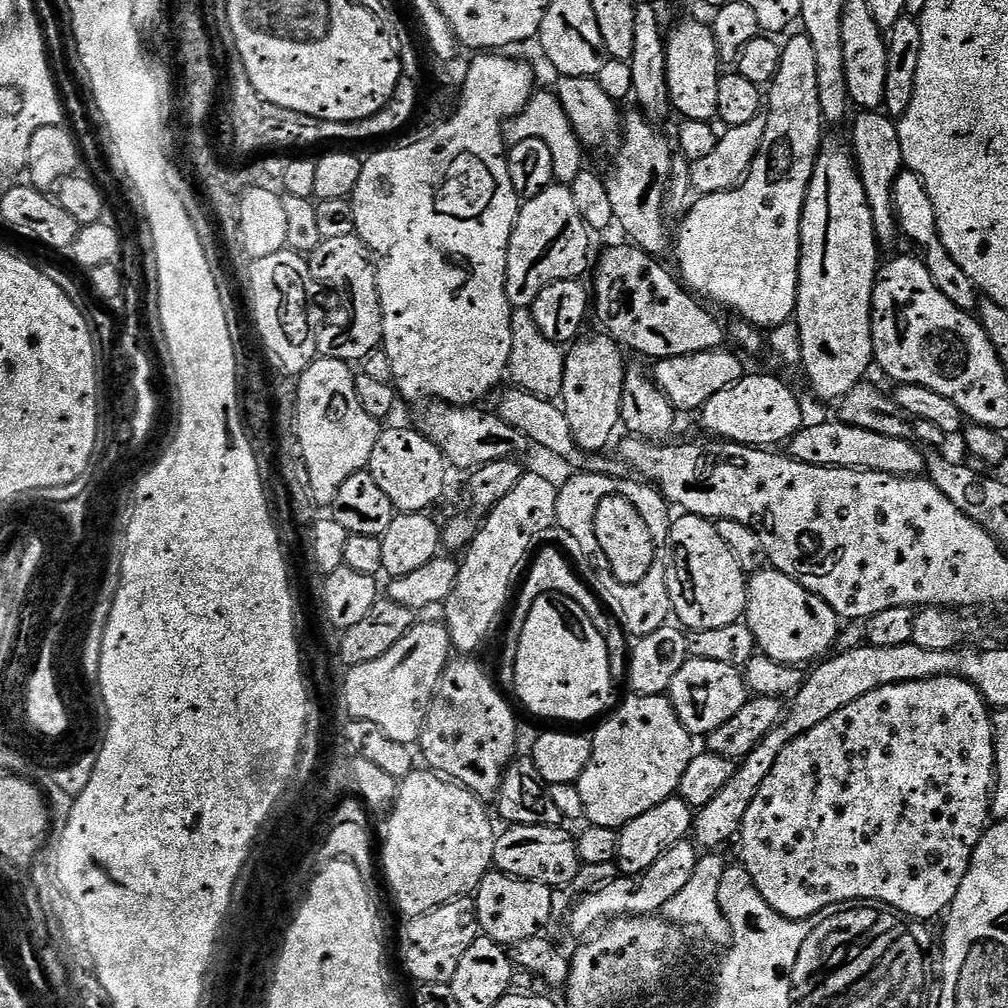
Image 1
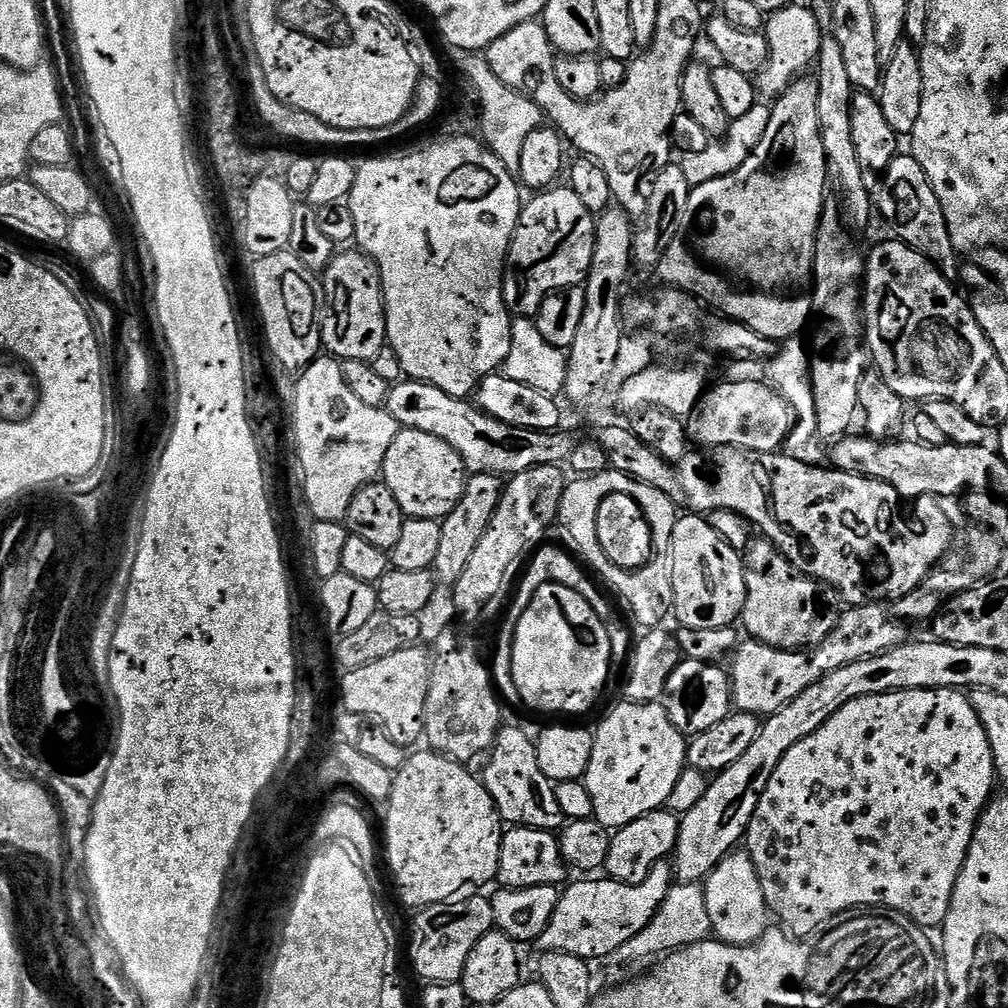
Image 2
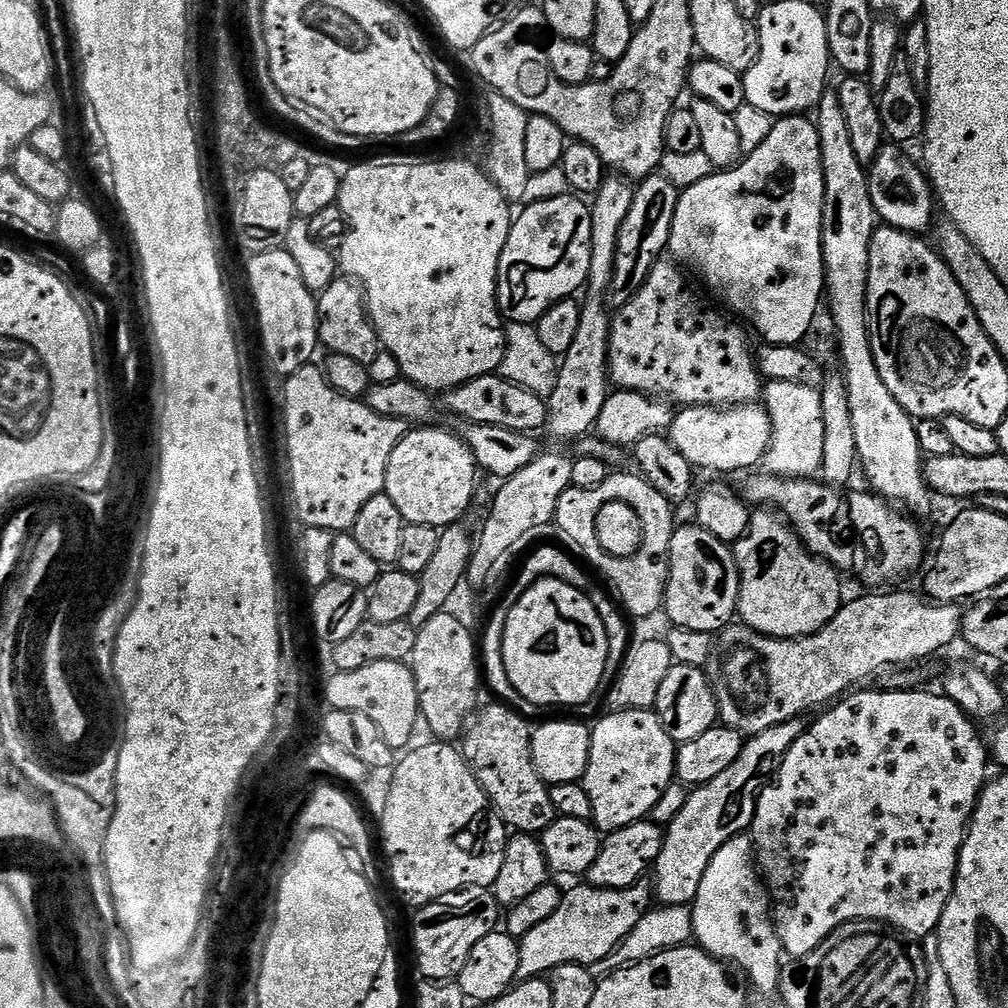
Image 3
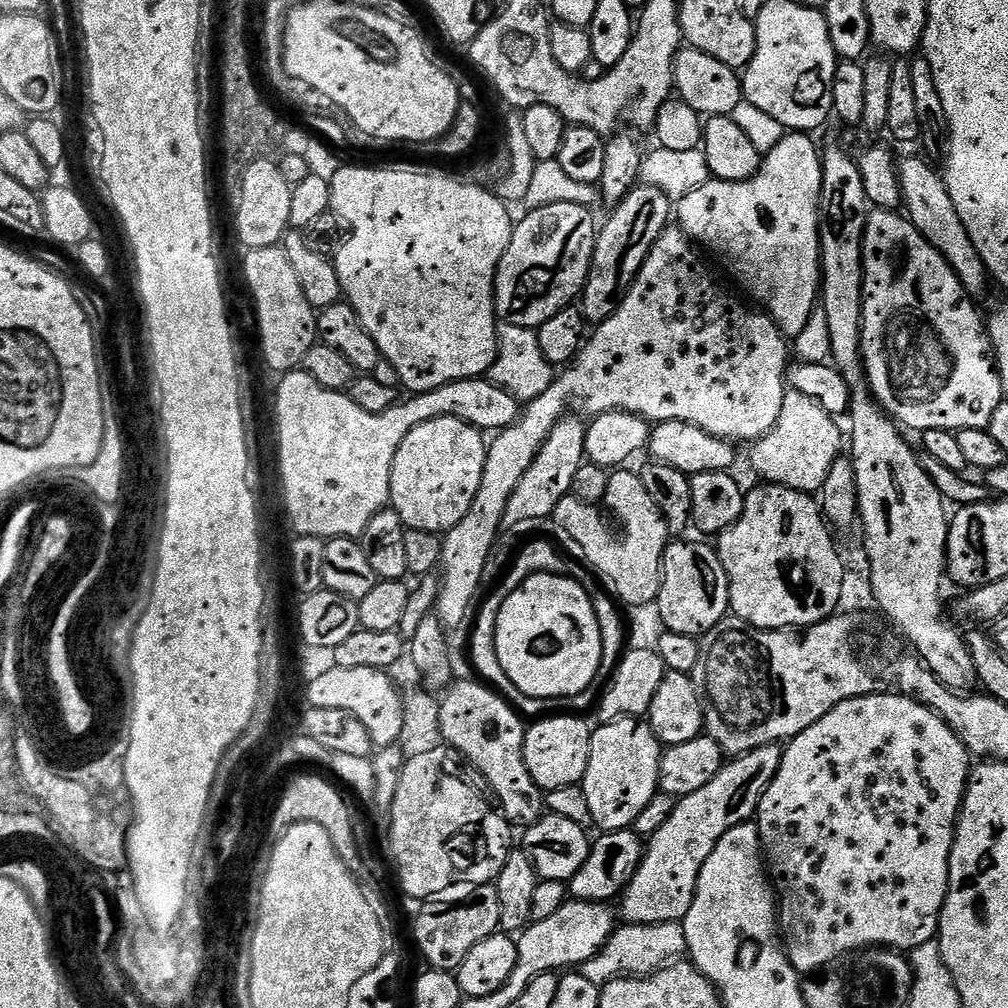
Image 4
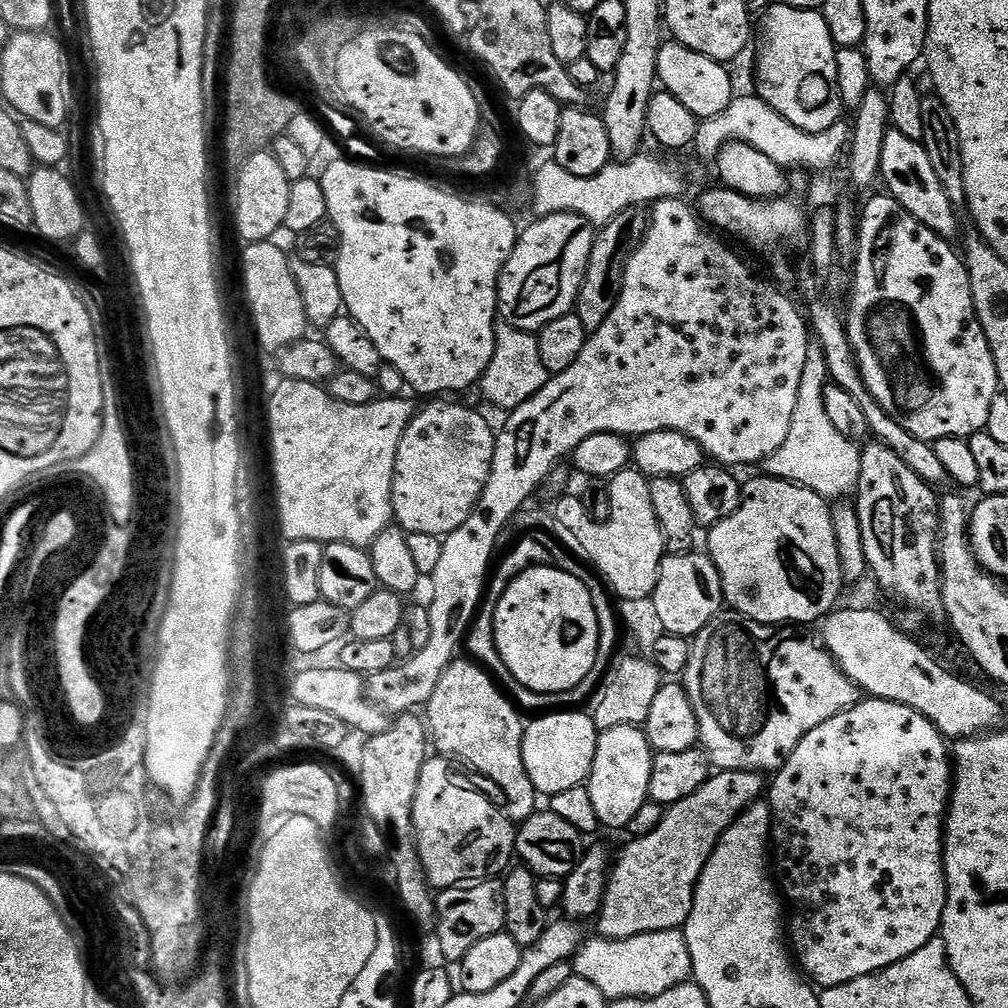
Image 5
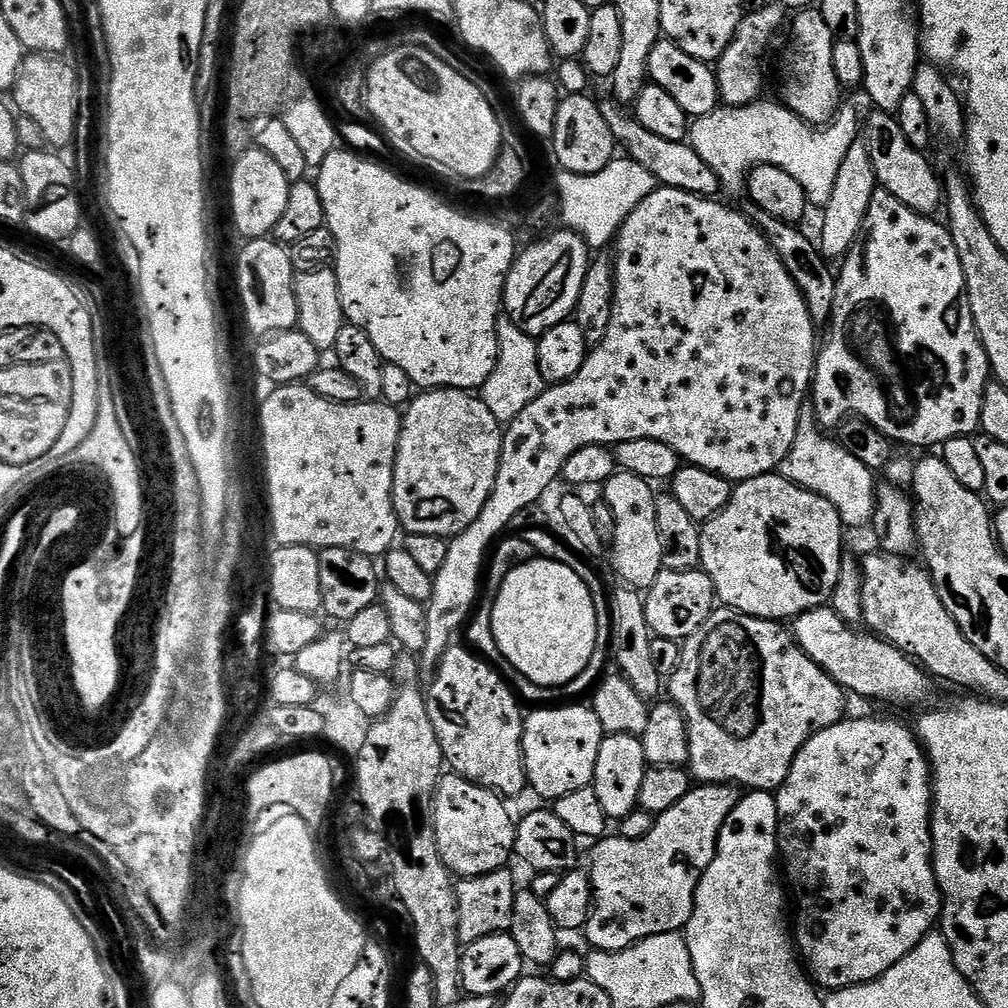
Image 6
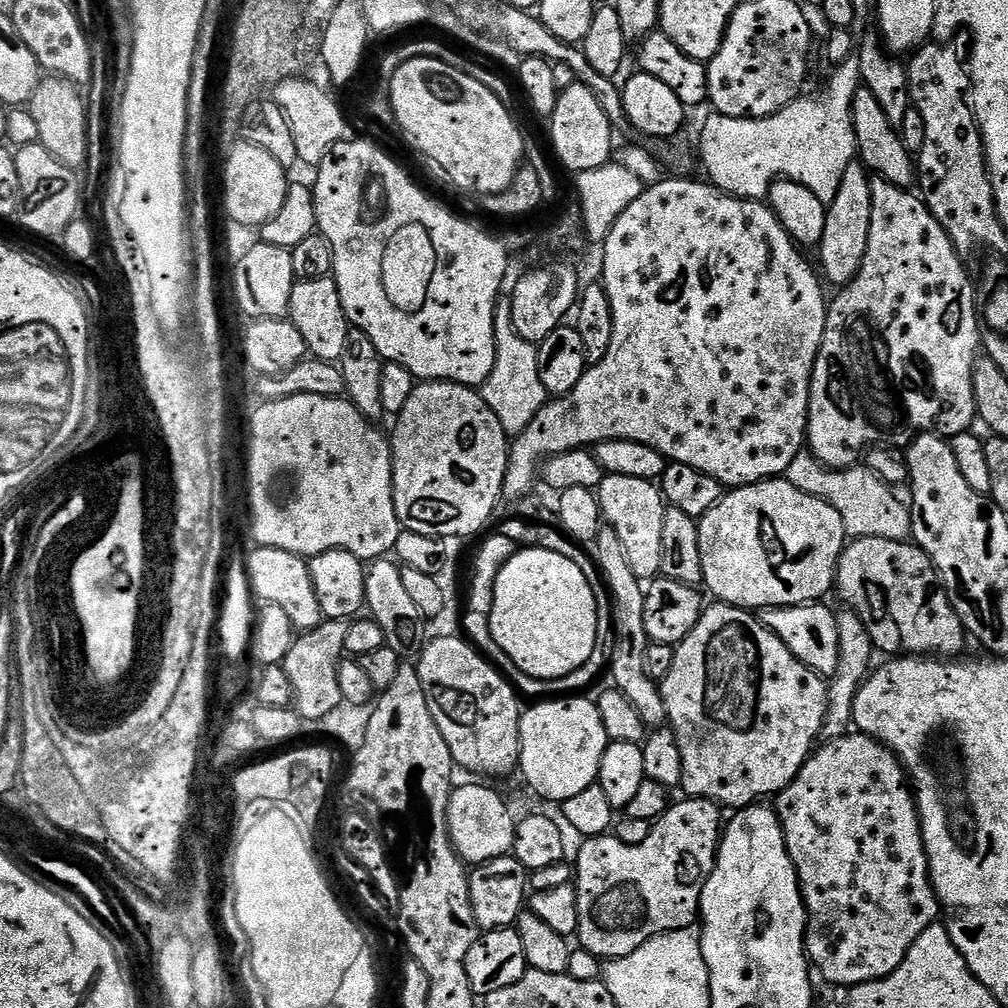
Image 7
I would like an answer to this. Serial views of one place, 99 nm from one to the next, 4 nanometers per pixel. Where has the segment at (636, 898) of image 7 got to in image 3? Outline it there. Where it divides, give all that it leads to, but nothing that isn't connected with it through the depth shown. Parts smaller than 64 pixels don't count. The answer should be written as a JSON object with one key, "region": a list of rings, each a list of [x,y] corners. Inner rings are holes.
{"region":[[[797,718],[778,726],[770,726],[770,730],[762,730],[757,736],[745,739],[742,754],[738,754],[736,761],[727,770],[722,770],[718,778],[714,778],[709,784],[699,785],[689,795],[678,818],[667,824],[664,845],[654,865],[654,896],[661,905],[691,905],[698,894],[698,886],[702,886],[710,858],[714,858],[714,854],[718,854],[718,850],[722,850],[722,846],[730,838],[751,829],[757,796],[764,785],[773,779],[780,761],[790,750],[792,743],[804,733],[805,727],[805,721]]]}

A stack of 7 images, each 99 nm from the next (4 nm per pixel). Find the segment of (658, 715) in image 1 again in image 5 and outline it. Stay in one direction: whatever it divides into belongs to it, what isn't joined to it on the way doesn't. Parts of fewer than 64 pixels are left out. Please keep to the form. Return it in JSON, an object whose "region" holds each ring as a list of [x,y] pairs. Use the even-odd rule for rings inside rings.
{"region":[[[614,726],[614,730],[606,730],[596,737],[596,753],[592,773],[588,775],[586,787],[594,802],[594,810],[598,813],[601,825],[607,828],[627,829],[630,818],[642,810],[644,804],[649,803],[648,791],[650,790],[650,770],[654,753],[648,736],[640,726]]]}

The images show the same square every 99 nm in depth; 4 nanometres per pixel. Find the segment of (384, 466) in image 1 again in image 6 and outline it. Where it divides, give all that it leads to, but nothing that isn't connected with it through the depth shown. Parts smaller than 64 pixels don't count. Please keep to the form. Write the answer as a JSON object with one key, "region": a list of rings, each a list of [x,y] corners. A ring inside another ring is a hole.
{"region":[[[458,388],[421,391],[407,405],[400,425],[400,441],[392,479],[392,505],[399,527],[408,534],[434,534],[445,538],[468,529],[492,497],[503,445],[504,428],[498,418],[486,410],[479,395]]]}

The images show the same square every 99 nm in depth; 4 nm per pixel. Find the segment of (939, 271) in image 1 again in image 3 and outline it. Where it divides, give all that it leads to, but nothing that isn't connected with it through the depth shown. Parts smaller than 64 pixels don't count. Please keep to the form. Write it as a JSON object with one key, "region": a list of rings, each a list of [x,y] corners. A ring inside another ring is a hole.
{"region":[[[891,142],[880,149],[867,171],[870,198],[874,203],[877,219],[883,225],[920,236],[933,225],[936,202],[927,175],[903,152],[905,151],[899,145]]]}

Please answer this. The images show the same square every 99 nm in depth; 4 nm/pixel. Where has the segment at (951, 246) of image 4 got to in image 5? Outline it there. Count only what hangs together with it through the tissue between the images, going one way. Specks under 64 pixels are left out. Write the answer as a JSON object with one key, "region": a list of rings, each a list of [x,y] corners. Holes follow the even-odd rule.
{"region":[[[889,127],[886,138],[882,142],[882,162],[880,163],[880,180],[885,184],[887,195],[896,199],[908,214],[922,226],[926,226],[934,234],[951,238],[960,226],[956,222],[957,207],[946,198],[946,190],[942,182],[938,182],[938,174],[934,174],[934,166],[930,166],[930,158],[926,158],[926,150],[919,140],[906,138],[897,128]]]}

